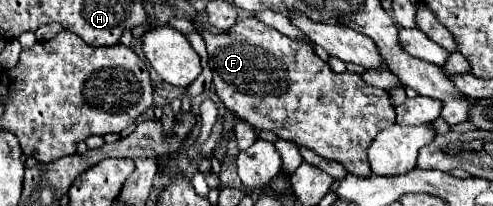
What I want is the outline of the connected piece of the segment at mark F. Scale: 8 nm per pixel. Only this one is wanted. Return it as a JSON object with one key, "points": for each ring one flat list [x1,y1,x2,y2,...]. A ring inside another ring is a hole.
{"points":[[257,17,237,21,225,33,209,33,197,21,191,23,207,45,215,93,235,117,247,121,257,131,271,131,279,139,291,141,325,159,337,161,357,177,371,177,371,169,367,165,369,141,373,141,381,129,395,123,395,109,389,103,389,93,385,89,363,83,359,73,333,73,333,69,307,43,281,35,277,29,267,27]]}

